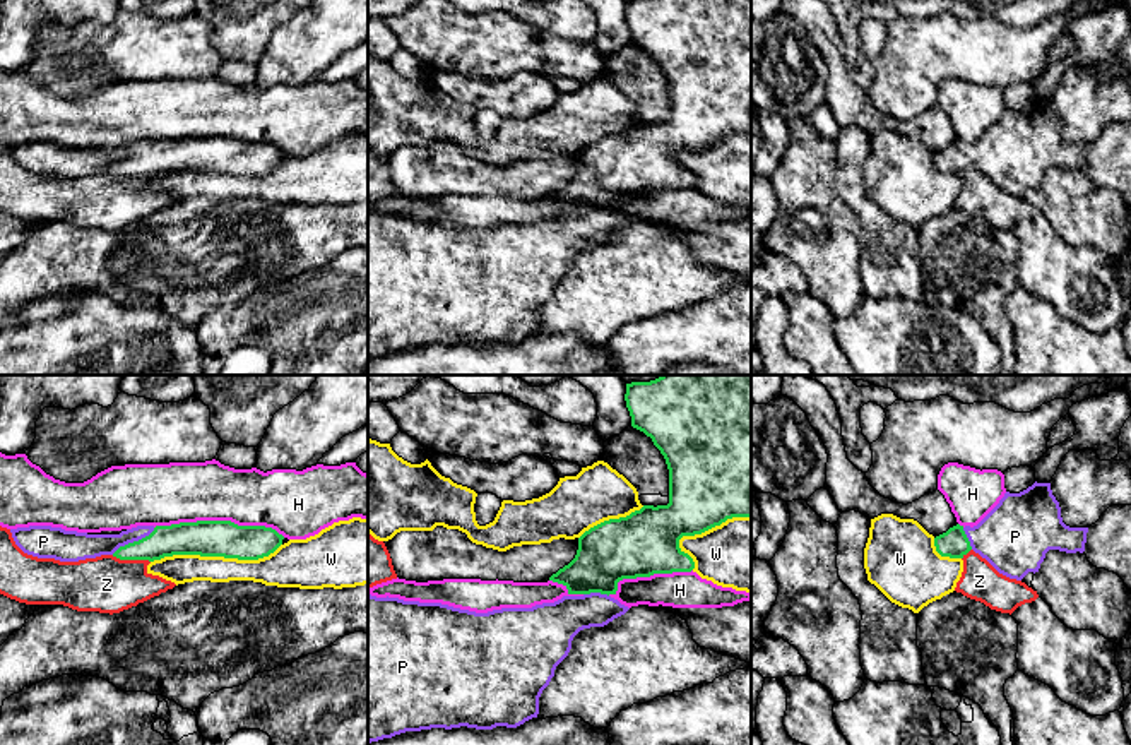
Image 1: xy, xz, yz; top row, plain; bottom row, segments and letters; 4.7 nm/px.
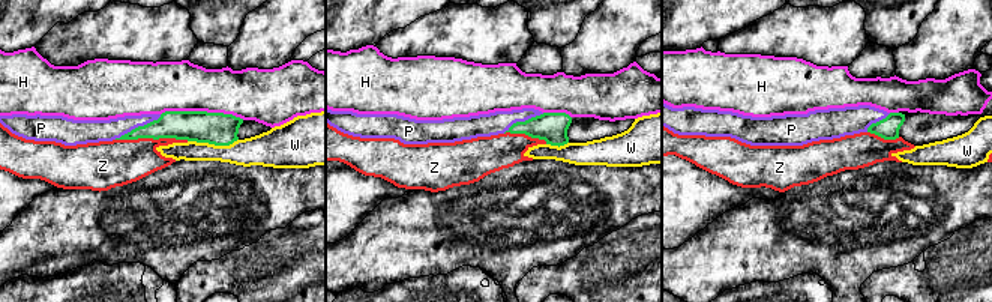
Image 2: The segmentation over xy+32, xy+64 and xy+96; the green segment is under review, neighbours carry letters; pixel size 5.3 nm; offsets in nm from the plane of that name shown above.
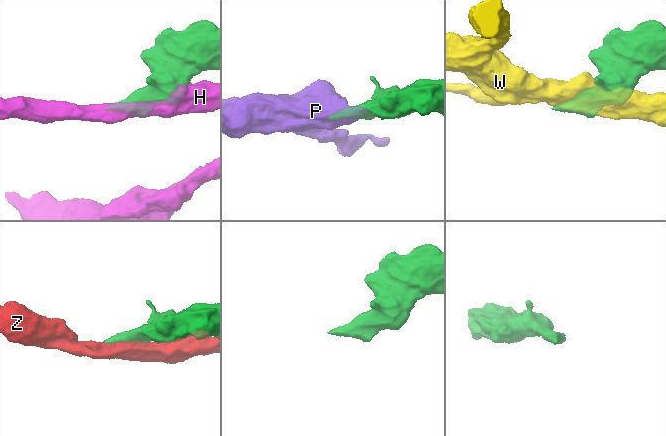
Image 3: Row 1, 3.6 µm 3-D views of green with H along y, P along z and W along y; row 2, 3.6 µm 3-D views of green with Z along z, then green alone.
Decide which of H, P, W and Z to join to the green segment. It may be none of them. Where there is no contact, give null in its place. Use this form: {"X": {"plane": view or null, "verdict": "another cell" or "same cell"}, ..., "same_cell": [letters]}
{"H": {"plane": "xy", "verdict": "another cell"}, "P": {"plane": "xy", "verdict": "same cell"}, "W": {"plane": "xy", "verdict": "another cell"}, "Z": {"plane": "xy", "verdict": "another cell"}, "same_cell": ["P"]}

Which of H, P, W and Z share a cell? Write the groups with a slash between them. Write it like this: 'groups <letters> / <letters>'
groups H / P / W / Z

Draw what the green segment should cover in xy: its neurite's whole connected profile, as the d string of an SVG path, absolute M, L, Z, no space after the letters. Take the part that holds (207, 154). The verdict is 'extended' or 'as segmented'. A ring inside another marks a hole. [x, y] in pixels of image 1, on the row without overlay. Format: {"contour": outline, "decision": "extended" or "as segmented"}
{"contour": "M231 137L137 142L120 151L87 151L51 142L17 144L10 149L24 170L60 178L101 171L149 178L173 171L258 176L274 170L284 156L272 144L238 142Z", "decision": "extended"}

